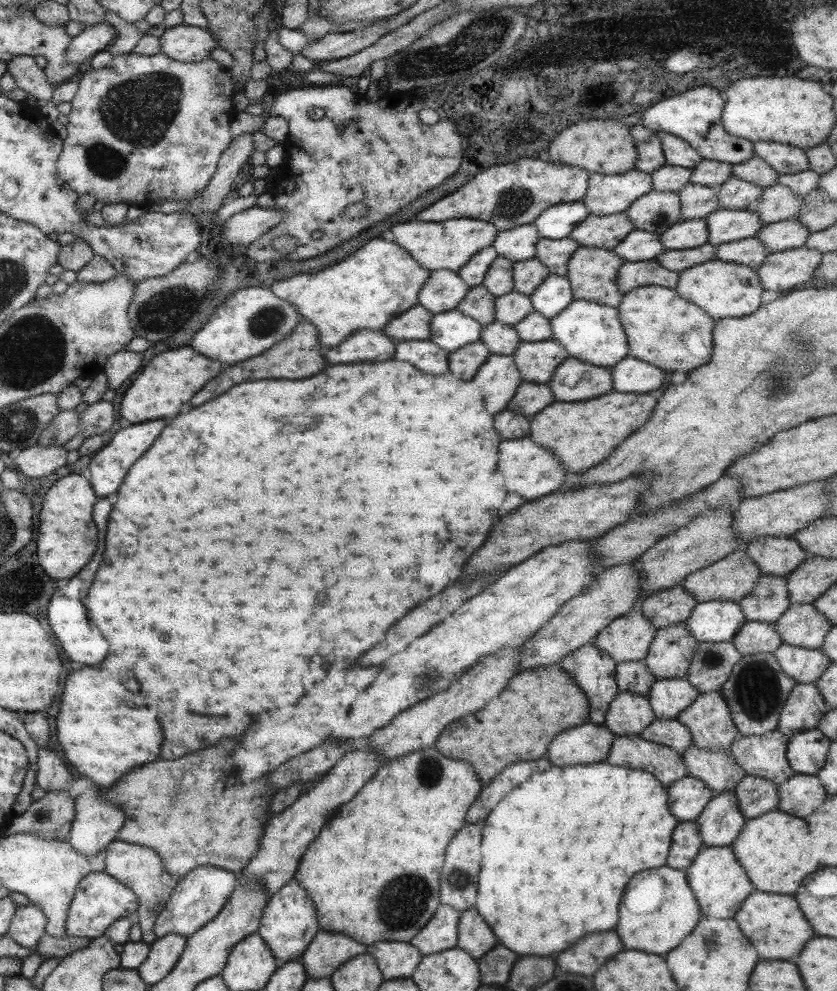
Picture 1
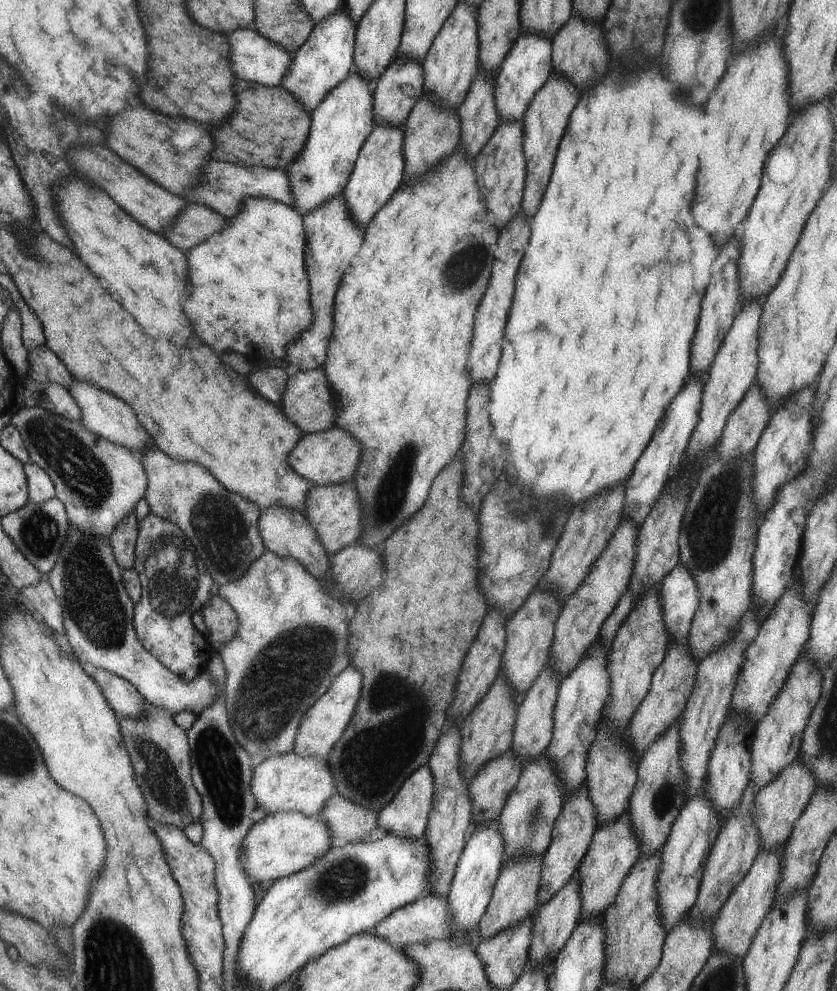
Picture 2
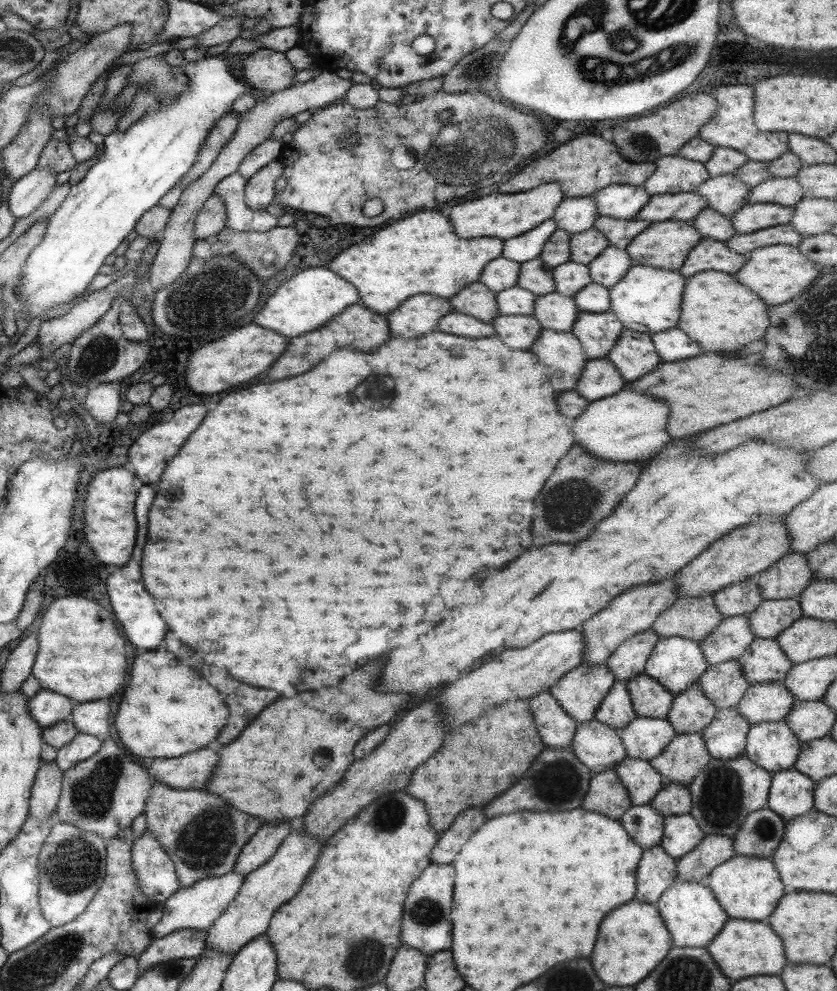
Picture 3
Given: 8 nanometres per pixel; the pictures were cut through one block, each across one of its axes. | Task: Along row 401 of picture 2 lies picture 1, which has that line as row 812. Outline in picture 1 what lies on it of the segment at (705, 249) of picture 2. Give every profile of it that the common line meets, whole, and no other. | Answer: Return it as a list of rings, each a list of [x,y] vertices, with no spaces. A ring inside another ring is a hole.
[[[606,761],[591,764],[576,764],[561,768],[549,768],[545,772],[533,774],[529,780],[521,782],[515,790],[511,790],[503,800],[489,812],[485,826],[483,826],[483,838],[481,838],[481,872],[477,882],[477,902],[475,909],[487,927],[493,930],[496,944],[511,950],[517,956],[535,955],[547,956],[553,952],[567,950],[573,946],[583,934],[589,932],[603,932],[617,924],[617,906],[621,902],[621,894],[629,878],[647,868],[659,868],[665,865],[671,844],[671,834],[678,820],[671,815],[667,807],[667,791],[651,773],[631,769],[629,767],[615,766]]]

